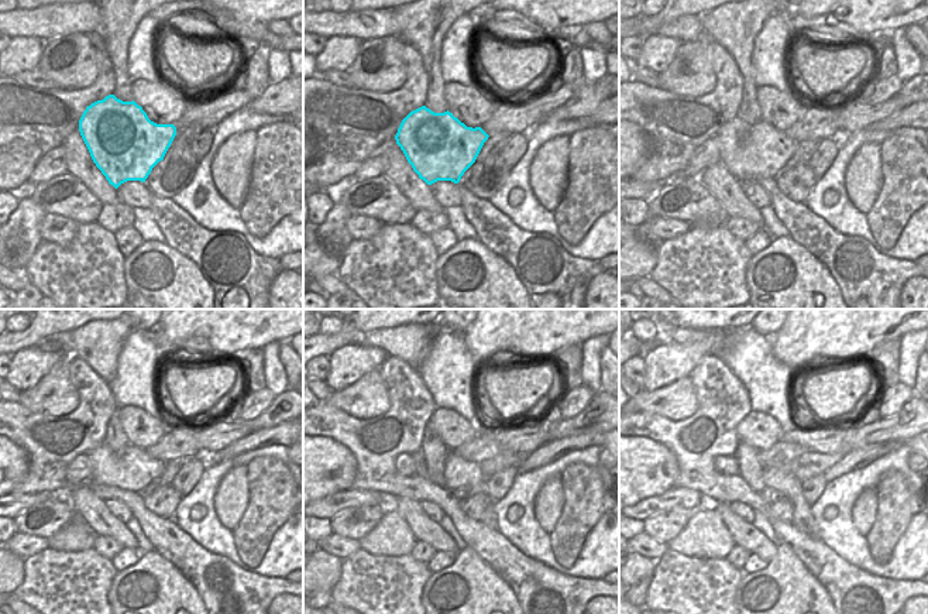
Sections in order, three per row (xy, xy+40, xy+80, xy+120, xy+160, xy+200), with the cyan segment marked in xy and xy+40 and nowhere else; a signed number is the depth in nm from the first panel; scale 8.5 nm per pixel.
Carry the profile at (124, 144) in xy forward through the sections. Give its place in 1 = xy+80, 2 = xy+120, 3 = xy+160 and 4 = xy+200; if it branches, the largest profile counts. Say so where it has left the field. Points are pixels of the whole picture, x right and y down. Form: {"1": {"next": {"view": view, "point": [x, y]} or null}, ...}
{"1": {"next": {"view": "xy+80", "point": [756, 151]}}, "2": {"next": {"view": "xy+120", "point": [131, 469]}}, "3": {"next": {"view": "xy+160", "point": [459, 472]}}, "4": {"next": {"view": "xy+200", "point": [784, 482]}}}

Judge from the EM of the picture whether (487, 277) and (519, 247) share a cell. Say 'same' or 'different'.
different

